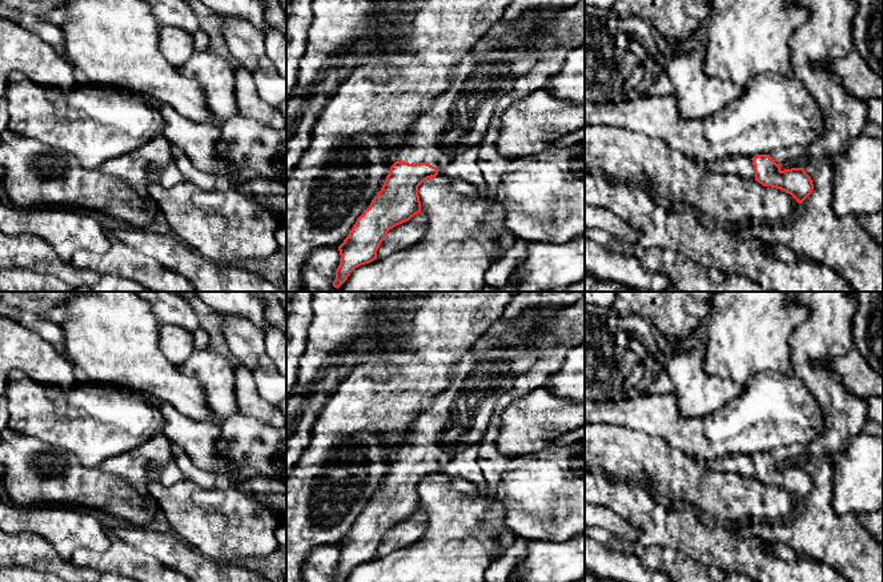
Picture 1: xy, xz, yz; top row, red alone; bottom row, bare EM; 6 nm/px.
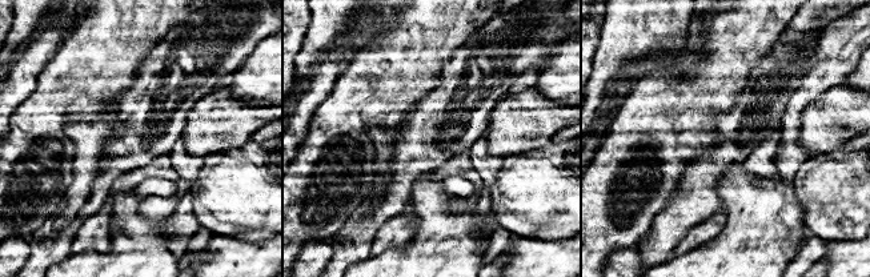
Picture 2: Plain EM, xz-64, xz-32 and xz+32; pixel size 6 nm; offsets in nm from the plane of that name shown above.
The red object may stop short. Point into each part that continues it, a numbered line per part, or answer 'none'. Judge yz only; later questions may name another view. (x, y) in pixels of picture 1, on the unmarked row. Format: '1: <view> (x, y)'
1: yz (741, 464)

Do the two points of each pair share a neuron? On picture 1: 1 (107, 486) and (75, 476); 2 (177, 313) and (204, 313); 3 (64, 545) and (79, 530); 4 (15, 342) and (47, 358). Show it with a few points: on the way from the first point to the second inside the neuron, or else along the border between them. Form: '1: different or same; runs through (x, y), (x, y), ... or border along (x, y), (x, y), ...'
1: same; runs through (99, 486), (85, 486), (83, 484)
2: different; border along (189, 305), (199, 326)
3: same; runs through (68, 541), (75, 534)
4: same; runs through (23, 349), (39, 358)

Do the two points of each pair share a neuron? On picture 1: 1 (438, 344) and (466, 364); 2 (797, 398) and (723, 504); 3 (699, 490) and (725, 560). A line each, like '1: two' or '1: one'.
1: two
2: two
3: two

